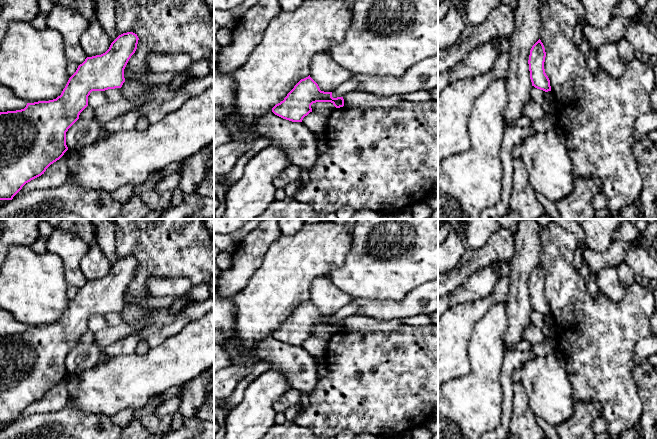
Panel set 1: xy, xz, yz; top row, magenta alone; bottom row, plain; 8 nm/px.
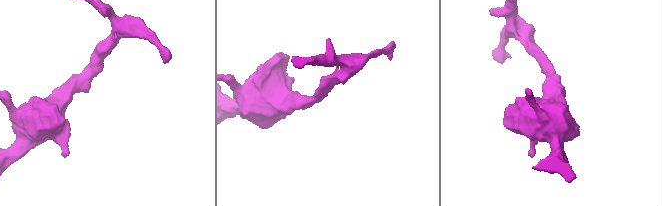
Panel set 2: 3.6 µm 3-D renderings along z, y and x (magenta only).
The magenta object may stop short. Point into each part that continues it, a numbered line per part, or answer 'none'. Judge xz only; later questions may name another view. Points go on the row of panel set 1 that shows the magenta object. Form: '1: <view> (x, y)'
none

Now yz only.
none

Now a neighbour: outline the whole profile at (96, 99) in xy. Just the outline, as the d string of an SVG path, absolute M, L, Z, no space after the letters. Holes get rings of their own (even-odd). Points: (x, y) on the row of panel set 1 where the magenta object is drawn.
M92 91L88 96L88 105L96 109L103 104L107 103L107 98L104 91Z

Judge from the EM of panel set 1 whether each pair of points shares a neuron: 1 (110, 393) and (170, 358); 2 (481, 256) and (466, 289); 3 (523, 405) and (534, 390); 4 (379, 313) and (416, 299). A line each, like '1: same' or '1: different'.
1: same
2: different
3: different
4: same

